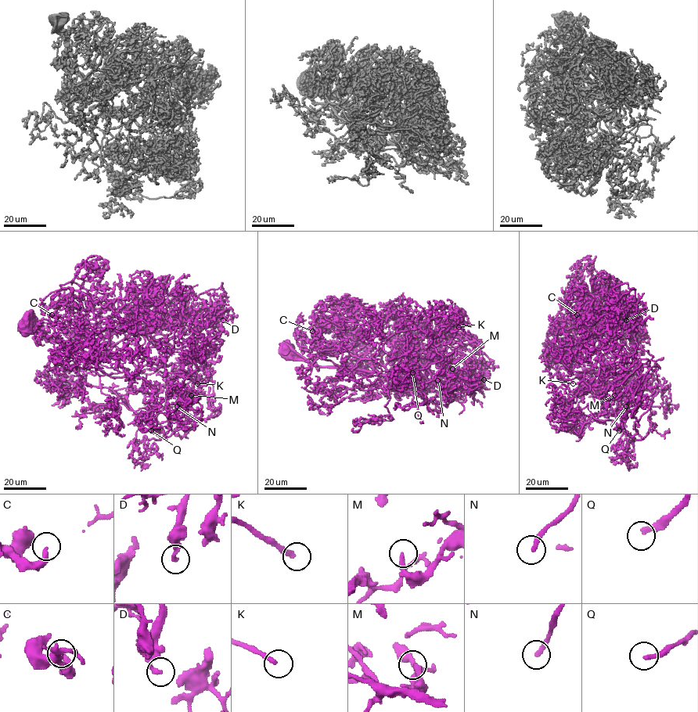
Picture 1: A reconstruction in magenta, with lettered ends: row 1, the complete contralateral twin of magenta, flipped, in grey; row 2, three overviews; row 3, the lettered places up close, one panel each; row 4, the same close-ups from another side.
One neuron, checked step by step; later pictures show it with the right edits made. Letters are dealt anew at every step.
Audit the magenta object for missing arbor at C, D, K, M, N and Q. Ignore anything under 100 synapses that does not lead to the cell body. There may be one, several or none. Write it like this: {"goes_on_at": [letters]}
{"goes_on_at": ["K", "N", "Q"]}

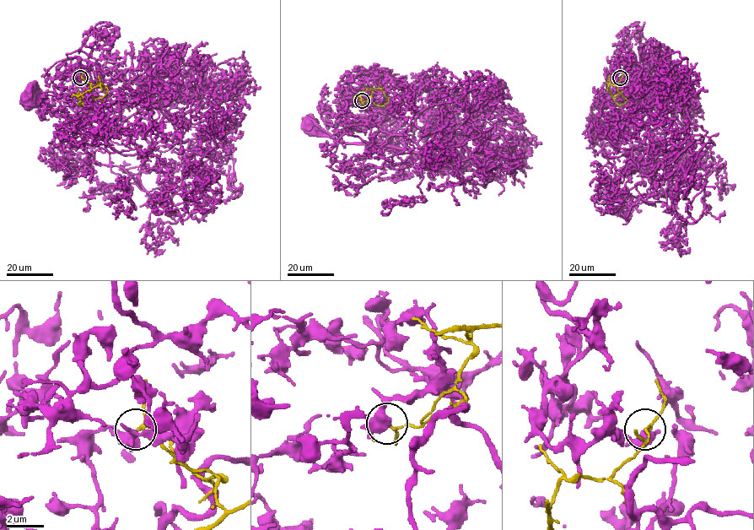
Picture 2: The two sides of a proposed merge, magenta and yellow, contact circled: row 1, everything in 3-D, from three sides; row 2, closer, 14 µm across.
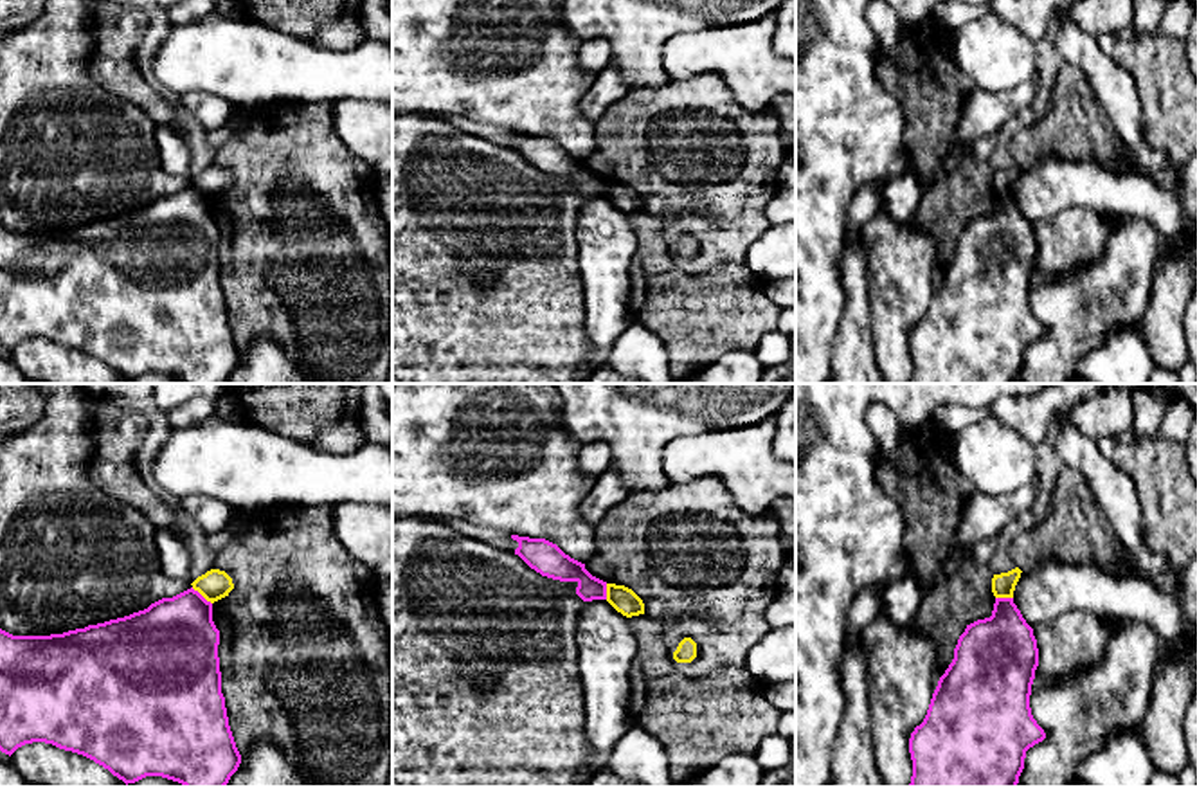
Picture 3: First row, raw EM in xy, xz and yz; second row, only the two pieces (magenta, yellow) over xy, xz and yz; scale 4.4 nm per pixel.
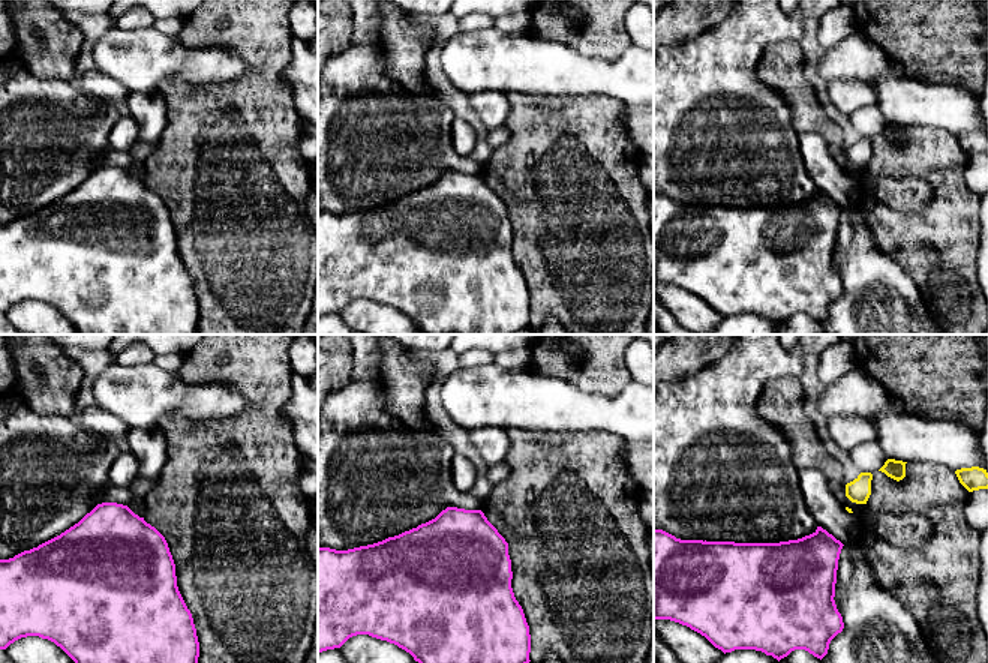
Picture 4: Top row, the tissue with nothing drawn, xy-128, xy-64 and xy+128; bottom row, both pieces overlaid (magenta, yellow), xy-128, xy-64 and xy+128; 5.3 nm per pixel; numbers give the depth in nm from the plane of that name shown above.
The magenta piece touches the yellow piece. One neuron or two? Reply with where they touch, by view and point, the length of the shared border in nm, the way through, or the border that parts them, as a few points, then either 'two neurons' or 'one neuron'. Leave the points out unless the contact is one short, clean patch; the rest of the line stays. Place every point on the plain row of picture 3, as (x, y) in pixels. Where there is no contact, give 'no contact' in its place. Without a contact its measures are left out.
xy (200, 191) | 120 nm | two neurons

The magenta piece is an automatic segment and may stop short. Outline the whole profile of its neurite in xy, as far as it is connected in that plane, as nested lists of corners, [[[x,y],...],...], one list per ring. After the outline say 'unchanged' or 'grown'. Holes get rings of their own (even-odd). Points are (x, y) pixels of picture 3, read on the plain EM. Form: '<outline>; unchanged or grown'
[[[193,184],[173,194],[162,194],[151,200],[148,205],[130,213],[63,231],[13,232],[0,225],[0,348],[11,353],[25,340],[45,339],[94,357],[126,382],[146,373],[162,373],[178,378],[184,384],[225,384],[230,373],[238,367],[241,351],[229,322],[225,294],[221,290],[218,241],[220,227],[212,218],[212,200]]]; unchanged

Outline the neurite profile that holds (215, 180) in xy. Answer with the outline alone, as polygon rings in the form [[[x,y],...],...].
[[[220,166],[207,167],[205,171],[198,173],[191,182],[211,200],[229,193],[229,189],[234,185],[232,175]]]

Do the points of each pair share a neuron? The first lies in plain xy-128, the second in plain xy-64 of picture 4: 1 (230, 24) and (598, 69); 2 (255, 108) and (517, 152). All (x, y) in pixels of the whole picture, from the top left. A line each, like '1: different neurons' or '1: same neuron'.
1: different neurons
2: same neuron

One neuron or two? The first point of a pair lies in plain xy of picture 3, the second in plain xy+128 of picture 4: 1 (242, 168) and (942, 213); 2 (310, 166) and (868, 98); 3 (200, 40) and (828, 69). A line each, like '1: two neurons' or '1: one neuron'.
1: one neuron
2: two neurons
3: one neuron

